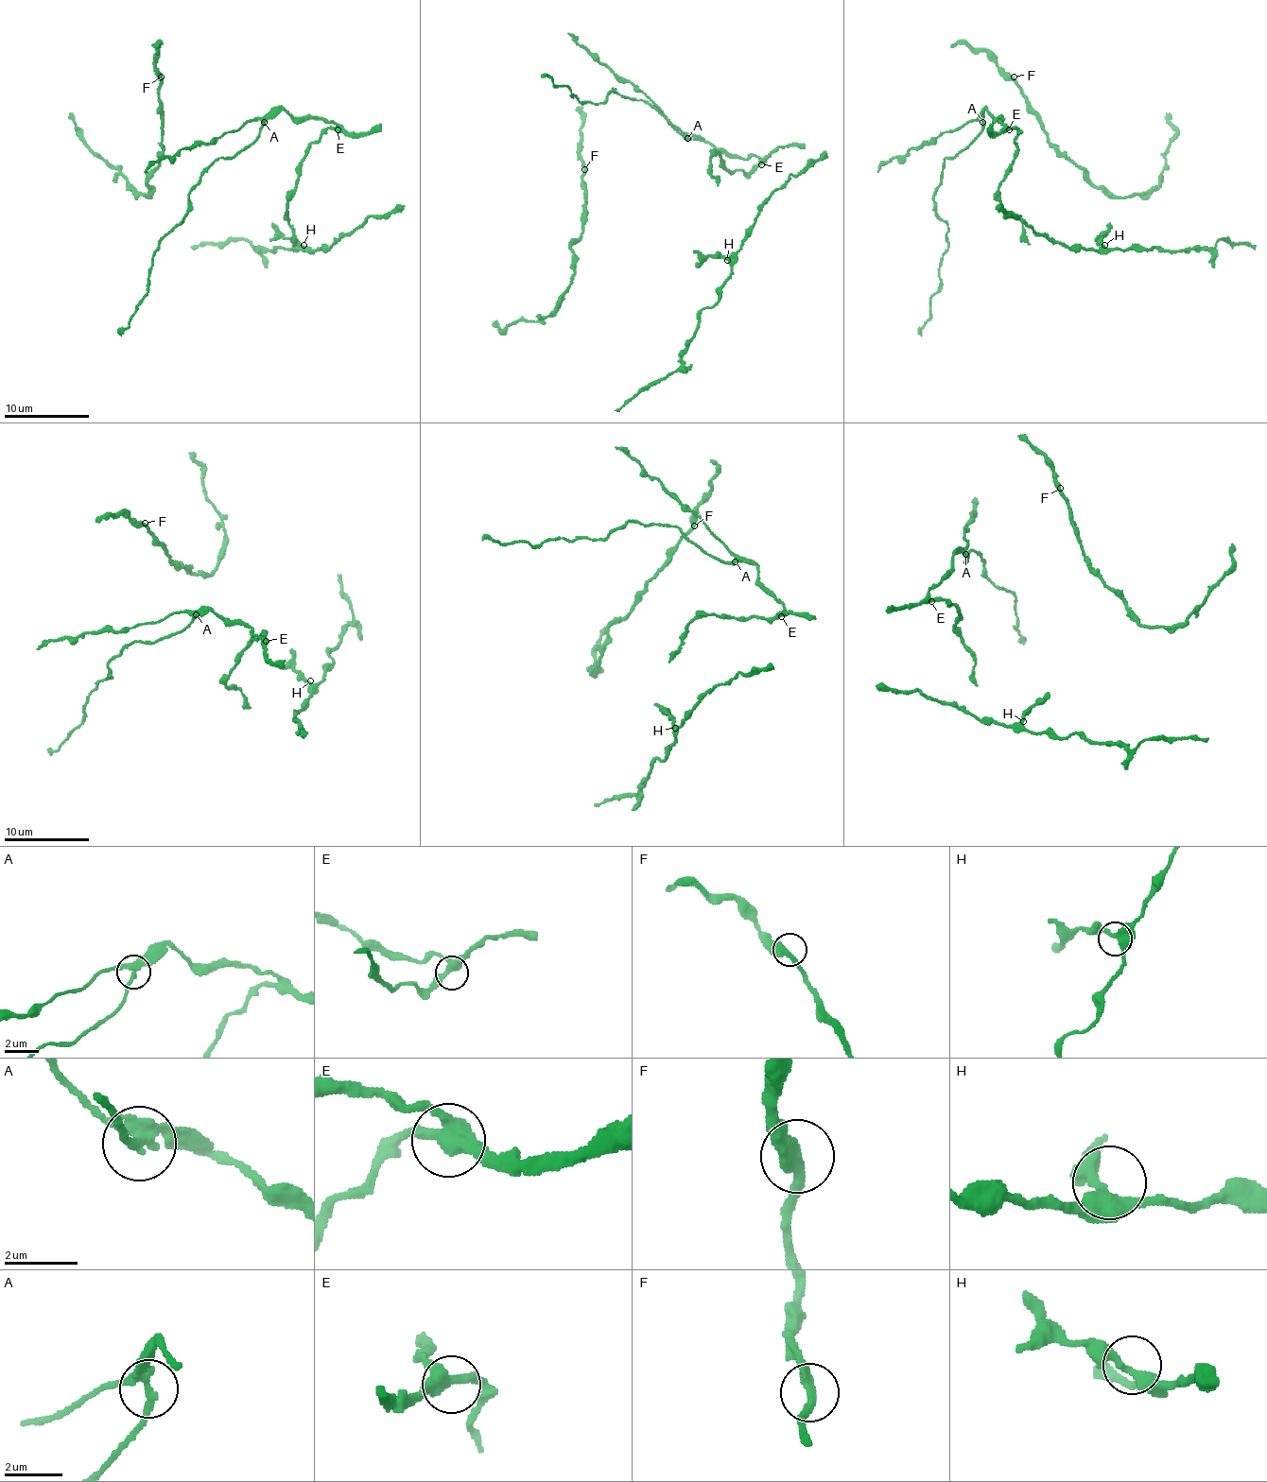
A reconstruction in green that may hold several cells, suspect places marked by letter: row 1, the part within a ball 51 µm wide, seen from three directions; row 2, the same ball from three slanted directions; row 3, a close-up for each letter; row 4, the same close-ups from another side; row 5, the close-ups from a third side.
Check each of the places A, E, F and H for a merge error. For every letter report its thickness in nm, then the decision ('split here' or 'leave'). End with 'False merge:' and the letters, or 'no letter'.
A: 320 nm | split here
E: 400 nm | leave
F: 360 nm | leave
H: 320 nm | leave
False merge: A

